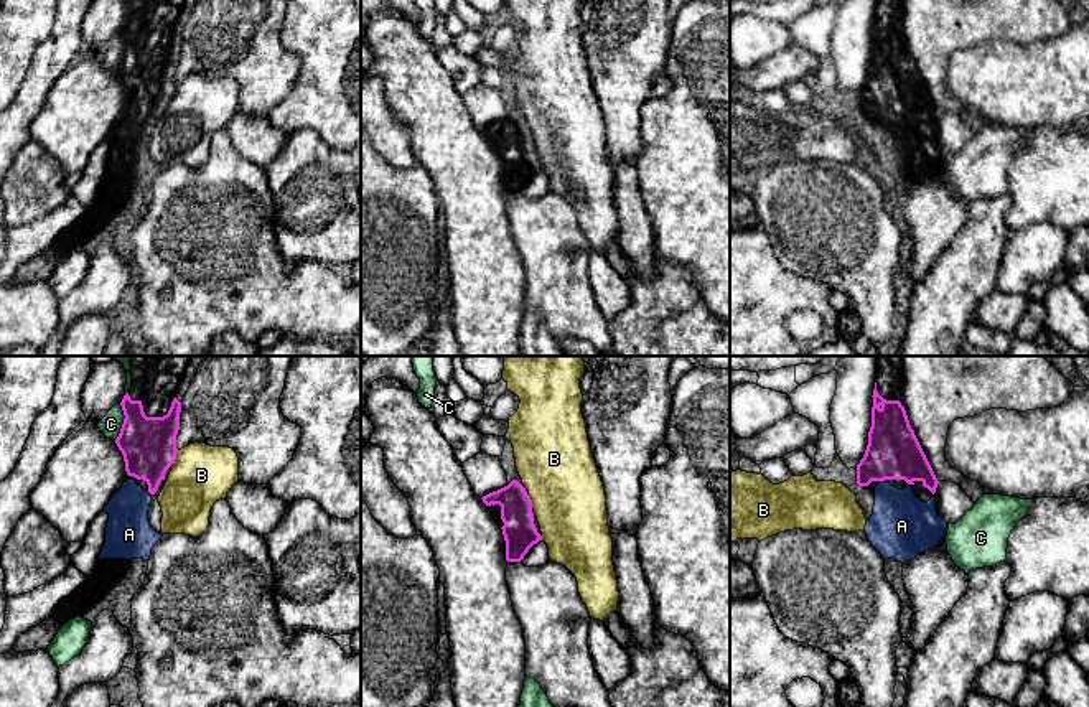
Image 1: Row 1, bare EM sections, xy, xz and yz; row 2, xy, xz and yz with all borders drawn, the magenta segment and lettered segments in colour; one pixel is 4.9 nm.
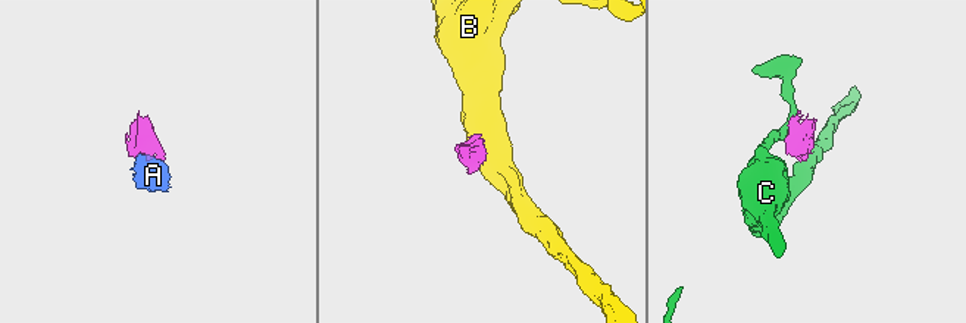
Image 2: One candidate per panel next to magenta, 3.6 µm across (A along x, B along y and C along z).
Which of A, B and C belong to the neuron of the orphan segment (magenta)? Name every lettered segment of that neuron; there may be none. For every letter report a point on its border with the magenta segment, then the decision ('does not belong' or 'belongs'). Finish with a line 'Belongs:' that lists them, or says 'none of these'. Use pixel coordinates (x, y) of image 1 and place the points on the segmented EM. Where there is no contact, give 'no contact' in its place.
A: meets magenta in xy at (149, 491); belongs
B: meets magenta in xy at (175, 457); does not belong
C: meets magenta in xy at (124, 422); does not belong
Belongs: A

